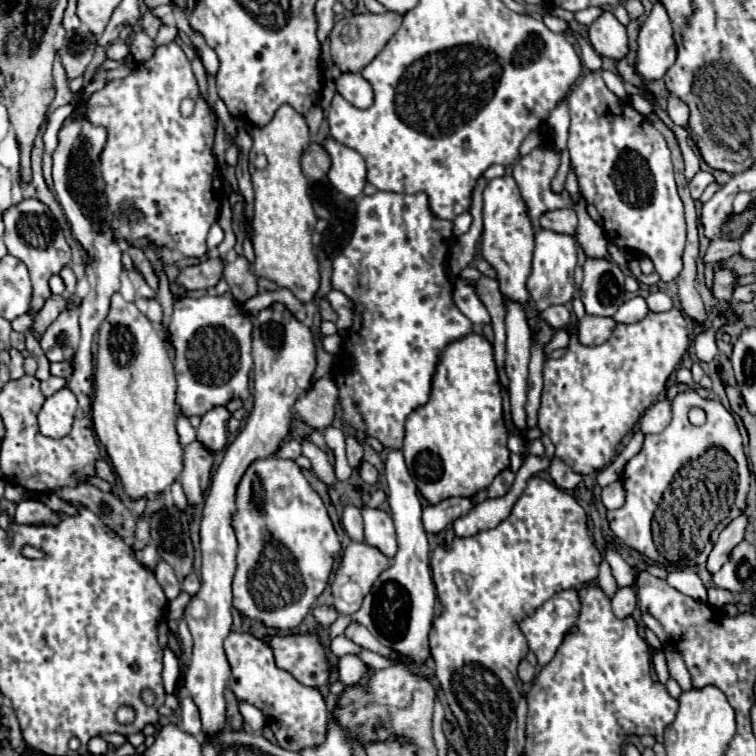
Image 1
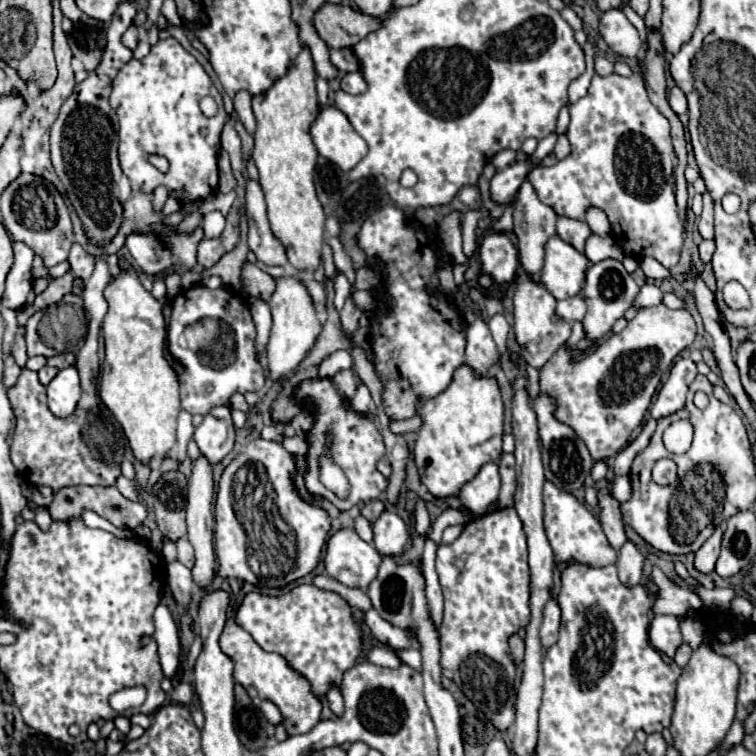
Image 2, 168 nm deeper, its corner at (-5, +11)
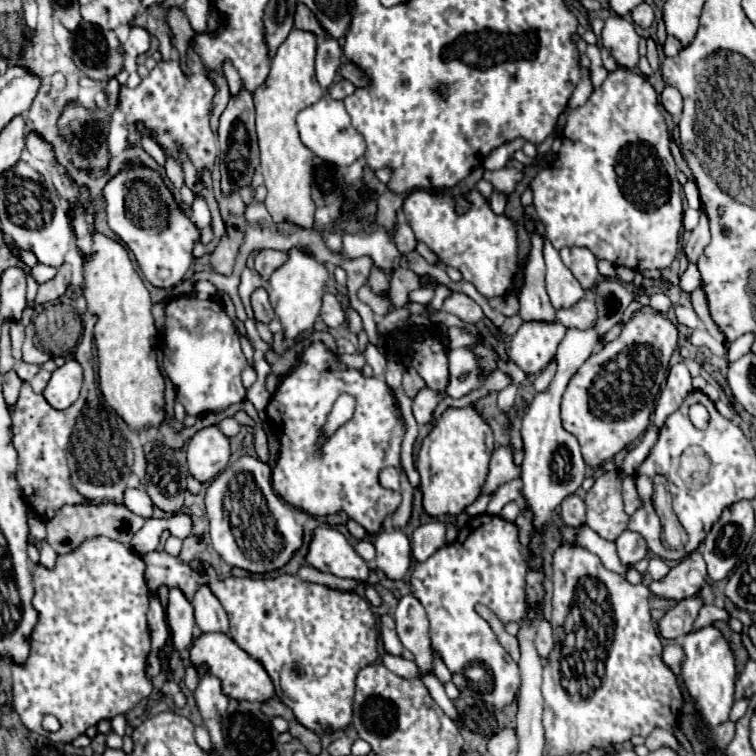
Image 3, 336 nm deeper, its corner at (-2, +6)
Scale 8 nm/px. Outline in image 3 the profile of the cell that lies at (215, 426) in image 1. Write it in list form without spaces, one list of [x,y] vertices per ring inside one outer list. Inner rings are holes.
[[[218,425],[204,427],[188,441],[188,469],[190,473],[206,483],[214,479],[230,459],[230,441]]]

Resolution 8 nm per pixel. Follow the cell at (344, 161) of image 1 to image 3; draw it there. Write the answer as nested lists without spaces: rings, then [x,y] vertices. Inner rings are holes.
[[[322,97],[318,103],[306,107],[300,115],[298,115],[298,129],[300,129],[300,139],[302,143],[320,159],[334,163],[334,165],[352,165],[356,159],[360,159],[366,151],[366,143],[362,139],[362,135],[352,127],[350,123],[350,115],[344,109],[342,101],[330,99],[330,97]]]

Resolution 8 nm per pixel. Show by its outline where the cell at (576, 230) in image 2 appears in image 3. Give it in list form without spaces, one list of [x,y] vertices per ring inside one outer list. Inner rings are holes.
[[[562,247],[560,257],[564,265],[574,273],[574,277],[582,283],[584,289],[592,289],[598,281],[596,257],[586,247]]]

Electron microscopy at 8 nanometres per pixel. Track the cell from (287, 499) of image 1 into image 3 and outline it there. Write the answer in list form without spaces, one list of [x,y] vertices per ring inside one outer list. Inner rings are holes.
[[[242,455],[236,463],[214,477],[206,489],[206,511],[210,519],[210,539],[216,553],[230,567],[248,573],[266,575],[282,569],[304,543],[304,527],[296,521],[294,507],[282,501],[272,489],[270,465],[252,455]],[[248,497],[254,497],[254,505],[258,505],[258,519],[248,519]],[[266,509],[272,517],[266,517]]]

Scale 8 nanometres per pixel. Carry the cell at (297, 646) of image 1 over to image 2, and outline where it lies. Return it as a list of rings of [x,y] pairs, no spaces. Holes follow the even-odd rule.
[[[301,584],[281,596],[249,592],[241,600],[235,620],[263,650],[277,652],[293,670],[303,674],[319,698],[333,684],[341,686],[343,674],[357,664],[363,652],[363,630],[353,616],[353,608],[339,594],[325,592],[315,584]]]

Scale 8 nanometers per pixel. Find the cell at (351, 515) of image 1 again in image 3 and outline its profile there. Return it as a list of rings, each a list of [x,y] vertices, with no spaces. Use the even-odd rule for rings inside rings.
[[[368,539],[358,541],[358,543],[356,543],[356,551],[358,551],[358,555],[360,555],[362,559],[366,559],[366,561],[372,561],[372,559],[374,559],[374,555],[376,555],[374,545],[372,545]]]

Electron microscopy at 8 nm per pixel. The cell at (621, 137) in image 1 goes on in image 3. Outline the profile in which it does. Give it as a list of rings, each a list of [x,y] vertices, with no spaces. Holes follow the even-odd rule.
[[[618,67],[616,71],[608,73],[606,81],[592,91],[592,95],[588,97],[588,101],[576,109],[570,109],[566,113],[566,129],[562,133],[562,149],[558,151],[556,159],[542,171],[538,171],[538,175],[532,179],[530,183],[532,195],[534,195],[534,209],[542,221],[542,225],[546,227],[546,237],[548,241],[556,247],[570,247],[570,245],[580,245],[590,249],[598,259],[608,259],[614,265],[624,265],[630,267],[634,271],[644,271],[644,269],[666,269],[670,267],[670,263],[676,259],[678,253],[678,237],[680,237],[680,229],[682,229],[682,201],[680,201],[680,189],[682,185],[676,179],[676,163],[670,155],[670,147],[668,147],[668,127],[666,121],[660,113],[658,107],[658,95],[654,91],[654,87],[646,81],[646,77],[632,73],[630,69]]]

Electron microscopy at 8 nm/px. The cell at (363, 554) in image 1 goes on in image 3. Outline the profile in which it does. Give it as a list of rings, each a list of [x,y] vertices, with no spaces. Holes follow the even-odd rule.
[[[318,527],[314,531],[306,561],[318,571],[332,573],[342,579],[354,579],[358,583],[366,583],[370,575],[366,561],[334,527]]]

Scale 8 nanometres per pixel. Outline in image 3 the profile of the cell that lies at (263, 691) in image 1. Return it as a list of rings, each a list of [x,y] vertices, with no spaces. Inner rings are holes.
[[[204,633],[200,635],[190,651],[190,661],[192,665],[202,665],[206,663],[210,667],[210,673],[216,675],[222,681],[222,691],[232,697],[232,699],[246,699],[246,701],[258,701],[258,703],[266,703],[270,699],[276,697],[276,689],[274,689],[274,681],[270,679],[270,675],[266,673],[266,669],[262,667],[260,661],[252,659],[244,649],[238,647],[238,643],[228,637],[226,633]]]

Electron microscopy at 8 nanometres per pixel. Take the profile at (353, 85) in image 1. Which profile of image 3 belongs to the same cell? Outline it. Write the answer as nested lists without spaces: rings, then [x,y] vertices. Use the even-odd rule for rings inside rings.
[[[340,79],[340,81],[336,81],[336,83],[330,87],[330,91],[328,91],[328,93],[330,93],[330,97],[332,97],[332,99],[340,99],[340,101],[342,101],[342,99],[346,99],[348,95],[352,95],[352,93],[354,93],[354,89],[356,89],[356,87],[354,87],[350,81]]]

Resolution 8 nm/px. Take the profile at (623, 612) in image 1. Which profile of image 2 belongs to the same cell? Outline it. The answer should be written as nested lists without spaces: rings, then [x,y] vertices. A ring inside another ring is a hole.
[[[627,540],[623,546],[621,546],[621,552],[619,552],[619,560],[617,560],[617,570],[619,570],[619,580],[627,586],[635,586],[641,582],[643,578],[643,554],[637,550],[637,546]]]

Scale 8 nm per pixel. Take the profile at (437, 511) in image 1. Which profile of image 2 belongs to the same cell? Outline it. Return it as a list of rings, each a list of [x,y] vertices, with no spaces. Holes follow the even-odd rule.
[[[489,462],[479,470],[479,474],[471,482],[467,482],[461,488],[457,498],[445,498],[445,502],[451,508],[467,506],[473,514],[485,514],[487,508],[497,500],[499,486],[501,486],[499,466],[495,462]]]

